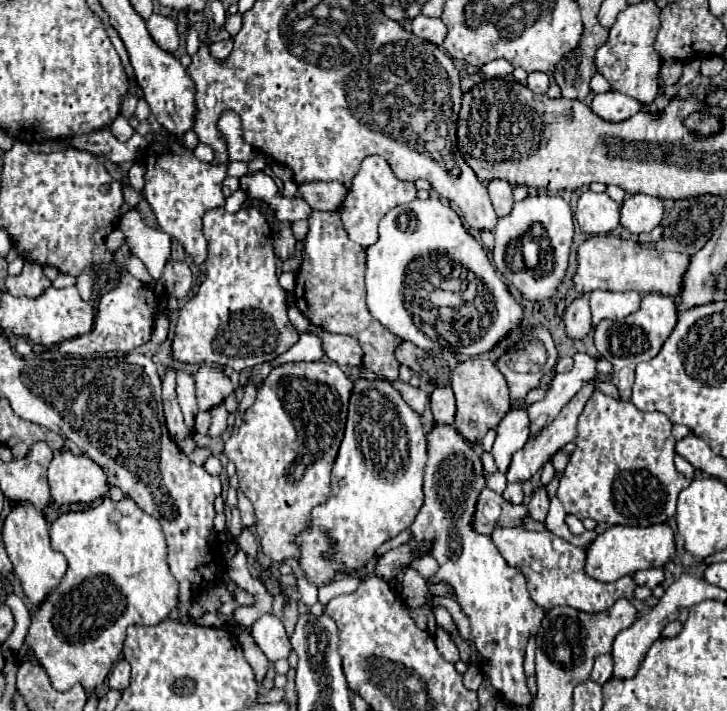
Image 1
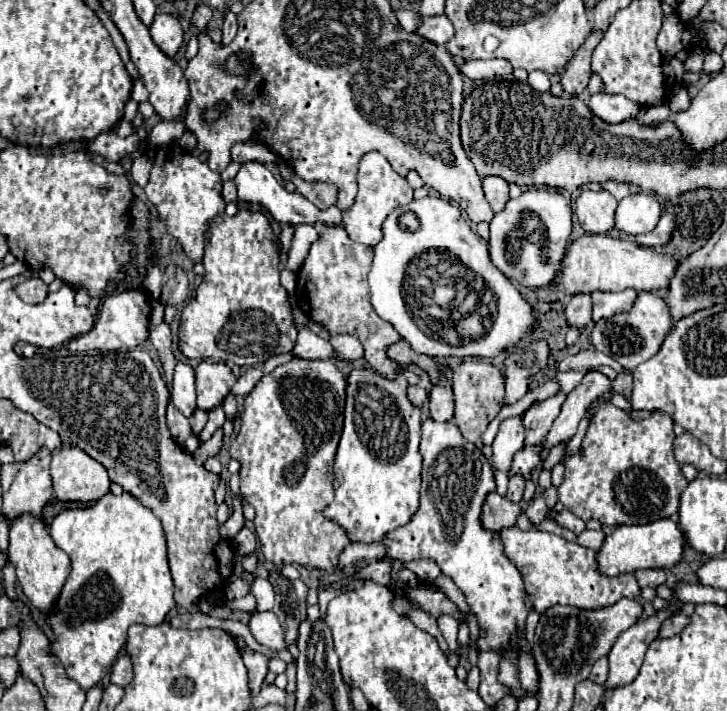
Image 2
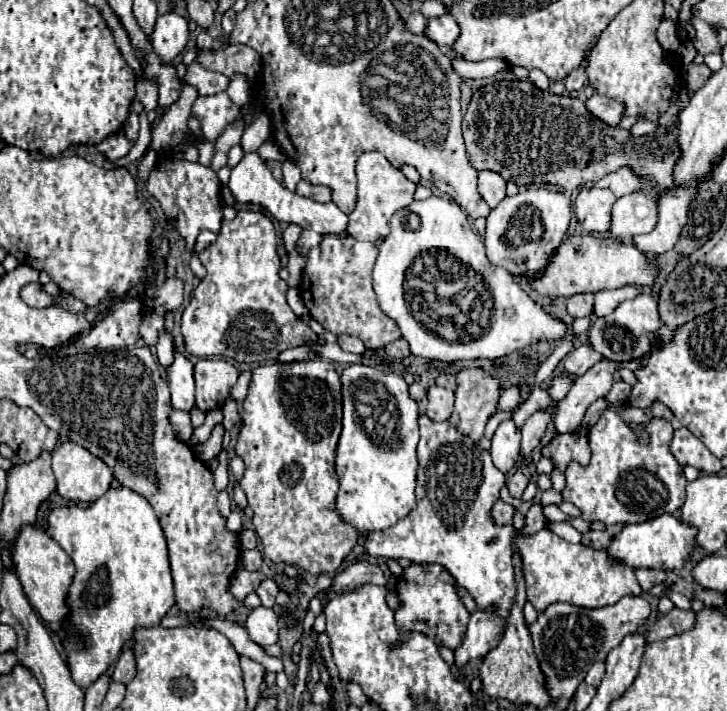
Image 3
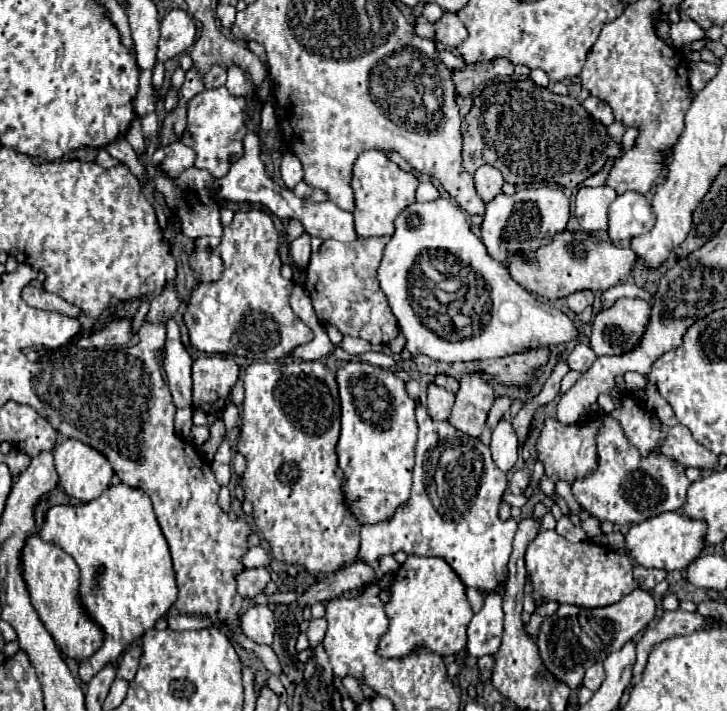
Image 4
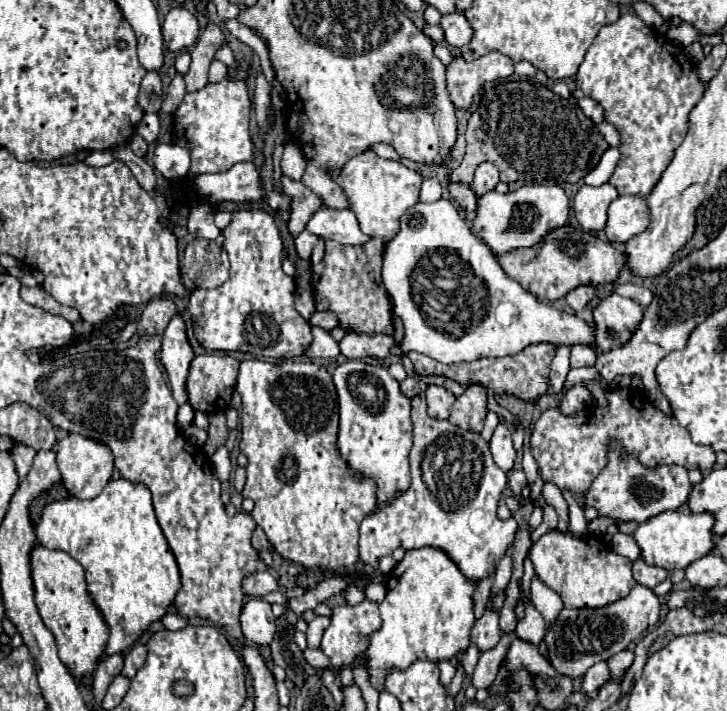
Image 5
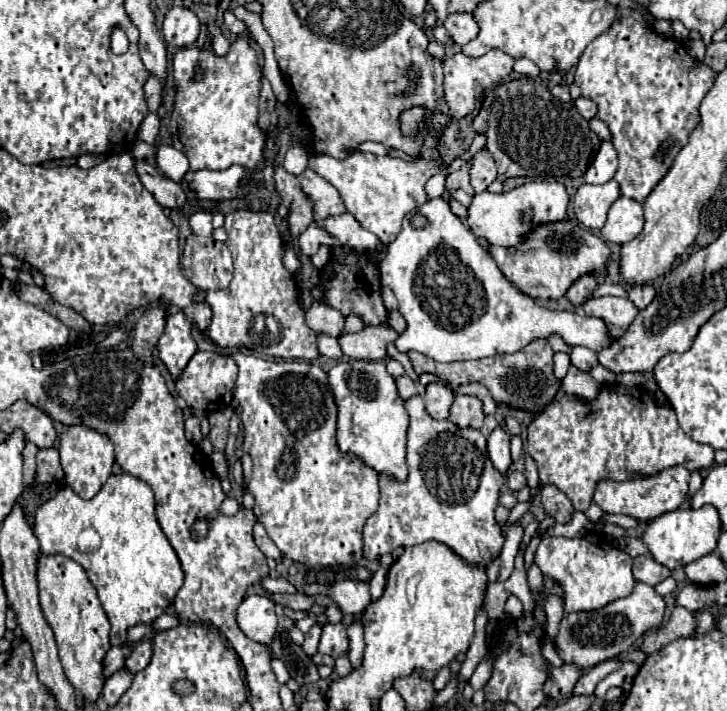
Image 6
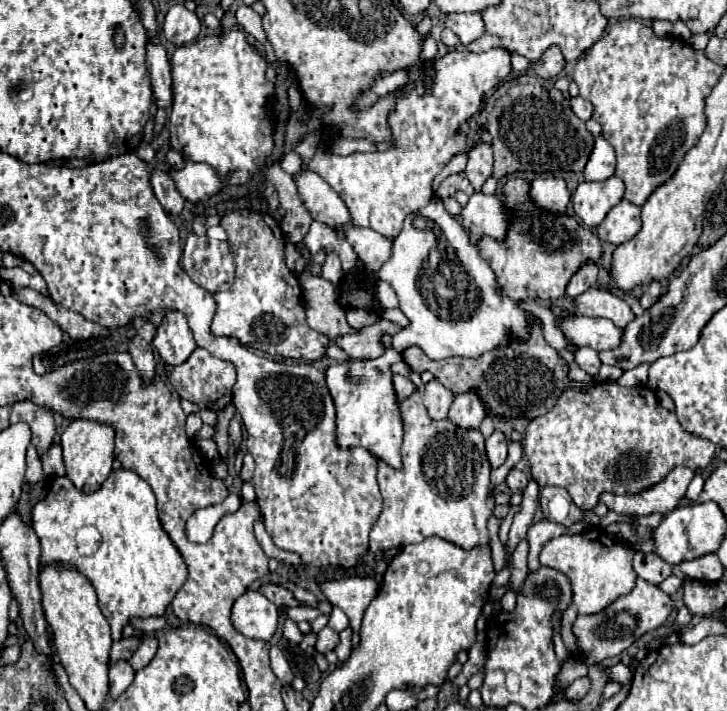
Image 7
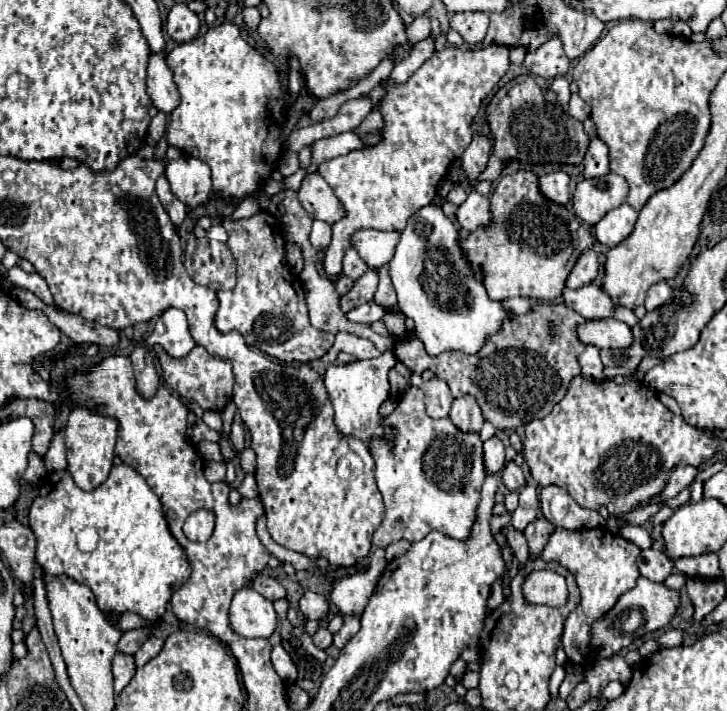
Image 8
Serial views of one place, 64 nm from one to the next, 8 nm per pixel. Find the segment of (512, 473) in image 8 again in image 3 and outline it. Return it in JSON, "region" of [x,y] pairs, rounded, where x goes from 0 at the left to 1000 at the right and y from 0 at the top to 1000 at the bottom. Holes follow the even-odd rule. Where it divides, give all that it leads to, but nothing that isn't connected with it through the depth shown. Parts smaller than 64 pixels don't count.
{"region":[[[710,661],[710,664],[696,675],[696,684],[699,684],[704,700],[718,700],[718,692],[721,692],[724,681],[726,681],[726,672],[724,672],[724,667],[721,667],[718,661]]]}

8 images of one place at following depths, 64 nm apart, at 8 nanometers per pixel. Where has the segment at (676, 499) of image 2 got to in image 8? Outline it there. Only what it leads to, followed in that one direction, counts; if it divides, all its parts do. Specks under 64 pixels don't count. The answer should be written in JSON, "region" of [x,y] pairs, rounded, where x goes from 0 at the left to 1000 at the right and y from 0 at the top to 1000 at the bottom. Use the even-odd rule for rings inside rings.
{"region":[[[933,655],[933,658],[927,658],[924,667],[922,667],[922,675],[913,684],[913,689],[908,695],[902,695],[897,700],[897,706],[900,709],[911,709],[913,703],[930,700],[941,686],[946,686],[952,681],[957,667],[960,667],[960,661],[955,655]]]}

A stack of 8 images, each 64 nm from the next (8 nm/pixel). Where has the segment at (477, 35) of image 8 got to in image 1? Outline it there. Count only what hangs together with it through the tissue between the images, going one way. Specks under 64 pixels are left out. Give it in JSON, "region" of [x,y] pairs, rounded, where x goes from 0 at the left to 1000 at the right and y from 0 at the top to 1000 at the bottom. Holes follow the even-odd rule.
{"region":[[[572,23],[572,28],[567,28],[564,34],[567,48],[572,48],[580,56],[589,56],[600,65],[605,65],[611,59],[611,51],[616,45],[616,39],[611,37],[611,31],[605,25],[589,25],[589,23]]]}

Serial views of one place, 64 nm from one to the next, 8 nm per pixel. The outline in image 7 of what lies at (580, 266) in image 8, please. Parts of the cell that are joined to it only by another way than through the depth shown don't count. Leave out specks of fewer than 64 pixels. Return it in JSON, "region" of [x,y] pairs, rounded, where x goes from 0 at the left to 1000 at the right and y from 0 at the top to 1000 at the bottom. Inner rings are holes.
{"region":[[[803,371],[803,377],[798,377],[798,383],[792,383],[792,388],[787,388],[787,394],[779,405],[779,414],[784,419],[803,414],[806,408],[820,402],[820,388],[823,388],[823,374],[820,371]]]}

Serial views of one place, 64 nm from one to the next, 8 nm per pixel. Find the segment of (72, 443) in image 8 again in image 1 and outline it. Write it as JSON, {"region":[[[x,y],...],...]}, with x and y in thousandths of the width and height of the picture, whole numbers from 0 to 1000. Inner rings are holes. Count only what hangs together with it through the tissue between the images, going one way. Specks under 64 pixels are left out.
{"region":[[[85,633],[66,658],[66,684],[74,709],[129,706],[149,695],[149,678],[140,658],[118,641]]]}

